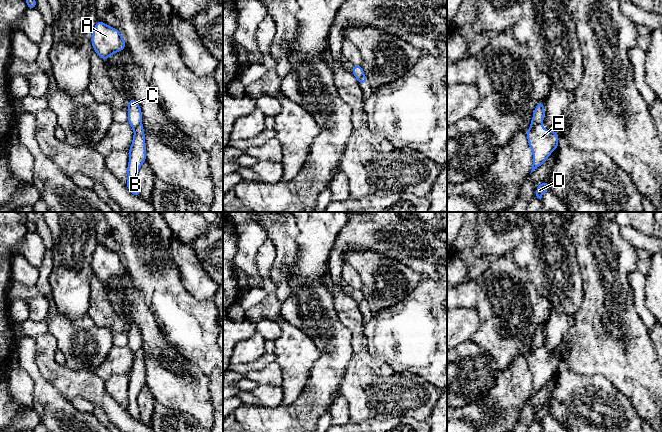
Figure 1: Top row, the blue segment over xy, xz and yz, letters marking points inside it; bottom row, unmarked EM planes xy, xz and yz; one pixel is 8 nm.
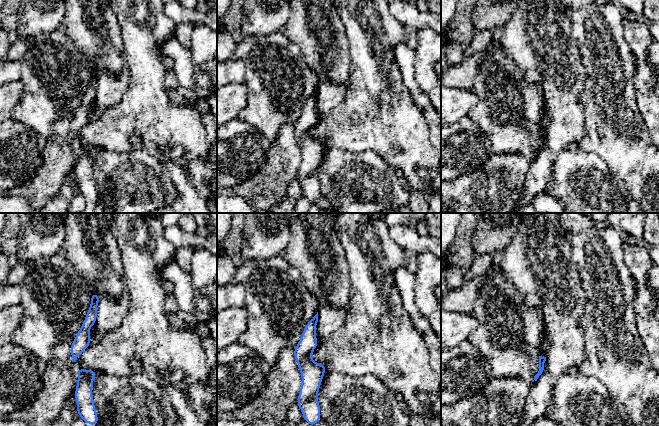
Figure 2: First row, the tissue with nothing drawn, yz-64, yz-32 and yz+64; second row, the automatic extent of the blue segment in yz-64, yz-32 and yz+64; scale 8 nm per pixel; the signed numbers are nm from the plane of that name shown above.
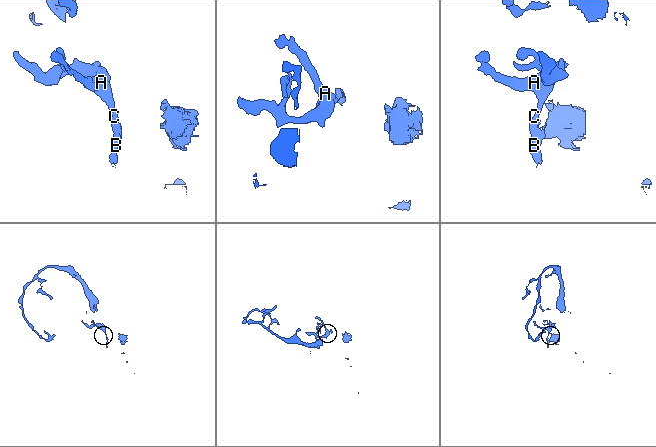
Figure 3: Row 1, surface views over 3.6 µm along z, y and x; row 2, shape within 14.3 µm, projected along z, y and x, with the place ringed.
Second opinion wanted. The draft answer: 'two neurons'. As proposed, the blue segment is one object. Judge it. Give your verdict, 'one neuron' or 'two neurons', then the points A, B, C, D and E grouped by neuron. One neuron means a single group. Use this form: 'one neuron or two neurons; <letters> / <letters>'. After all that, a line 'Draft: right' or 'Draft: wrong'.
two neurons; A C / B D E
Draft: right

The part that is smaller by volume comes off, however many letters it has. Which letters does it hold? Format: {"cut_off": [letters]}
{"cut_off": ["B", "D", "E"]}

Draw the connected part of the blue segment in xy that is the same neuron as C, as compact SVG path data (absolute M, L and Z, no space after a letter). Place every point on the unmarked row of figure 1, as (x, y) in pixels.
M135 323L128 325L128 347L135 354L142 348L142 335L141 331Z

